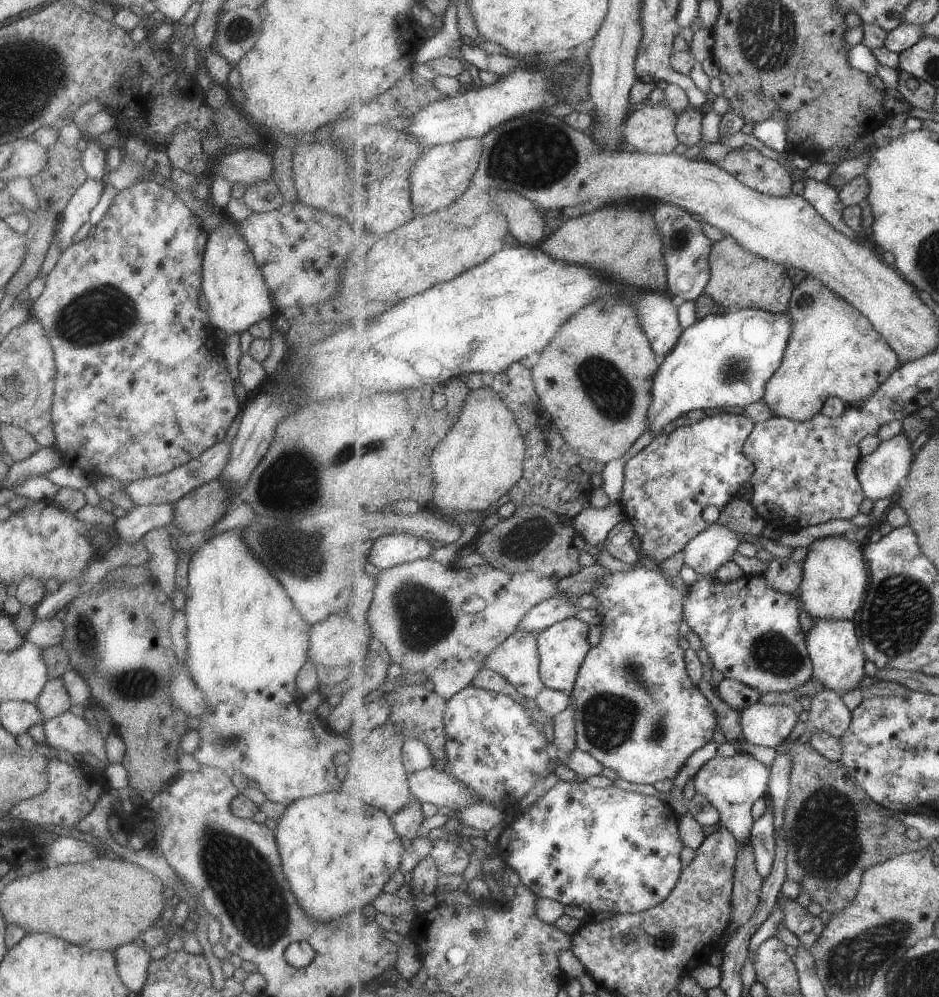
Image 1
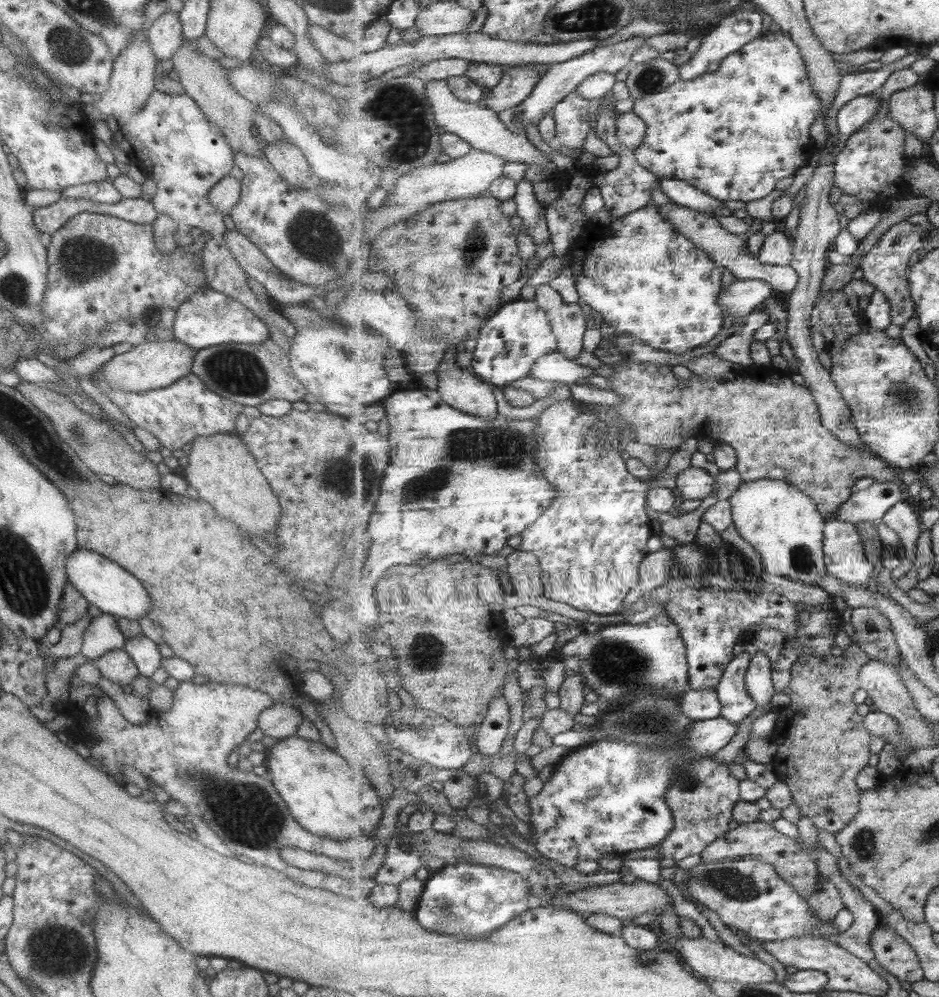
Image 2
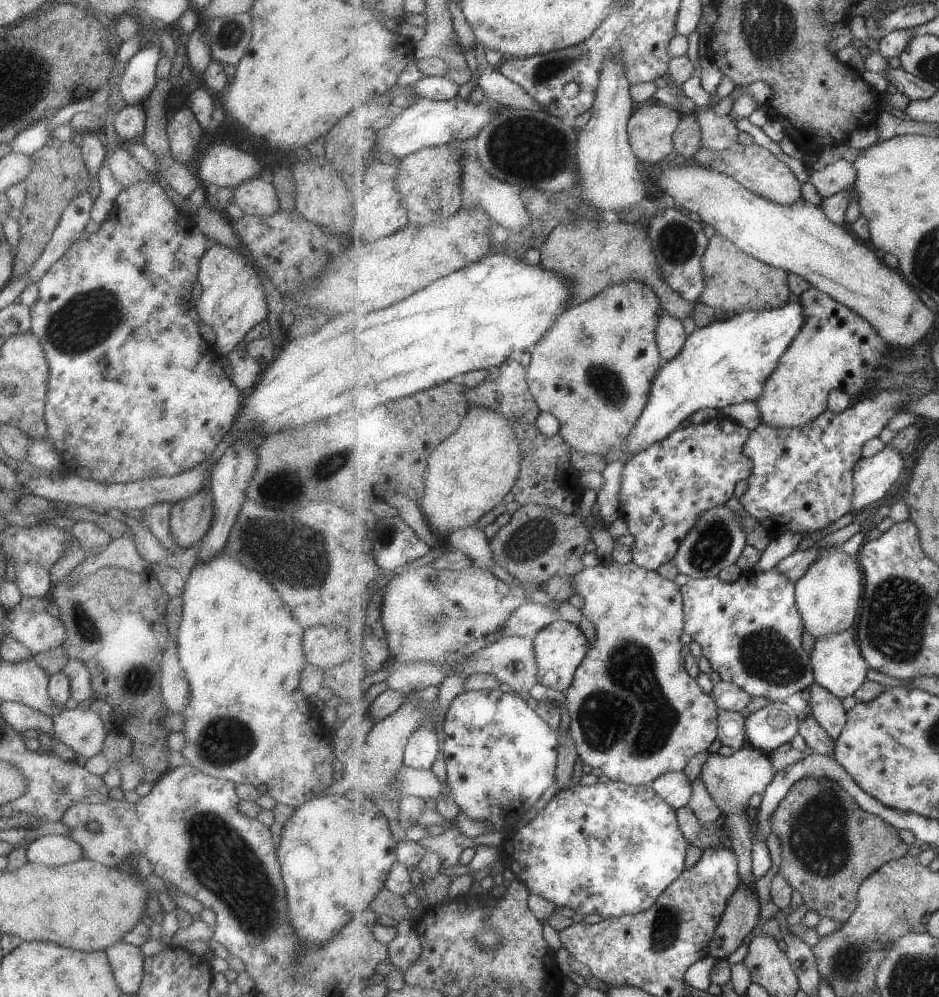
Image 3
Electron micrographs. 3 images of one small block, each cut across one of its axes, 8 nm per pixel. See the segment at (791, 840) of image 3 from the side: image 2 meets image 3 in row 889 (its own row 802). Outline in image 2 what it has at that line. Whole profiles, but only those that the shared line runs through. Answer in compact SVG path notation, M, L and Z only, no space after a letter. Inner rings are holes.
M853 643L841 655L813 655L800 651L799 659L792 668L792 679L784 691L789 695L789 705L774 710L778 716L777 730L771 740L778 746L773 768L779 774L779 781L786 782L794 796L794 803L800 807L801 816L813 820L817 829L836 836L841 833L861 812L861 789L857 786L859 772L869 764L874 737L865 727L866 718L857 712L853 702L855 692L860 688L861 669L870 661L867 652Z

